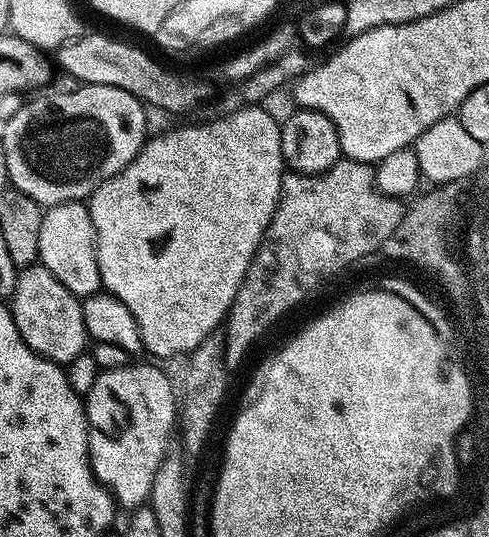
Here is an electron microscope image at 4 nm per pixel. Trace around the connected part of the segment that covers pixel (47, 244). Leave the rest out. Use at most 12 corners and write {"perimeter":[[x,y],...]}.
{"perimeter":[[87,203],[51,205],[39,263],[70,294],[101,291]]}

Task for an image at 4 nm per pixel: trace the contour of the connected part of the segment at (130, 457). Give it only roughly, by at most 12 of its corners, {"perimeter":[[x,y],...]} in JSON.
{"perimeter":[[136,362],[86,397],[88,461],[121,509],[152,495],[174,380]]}

